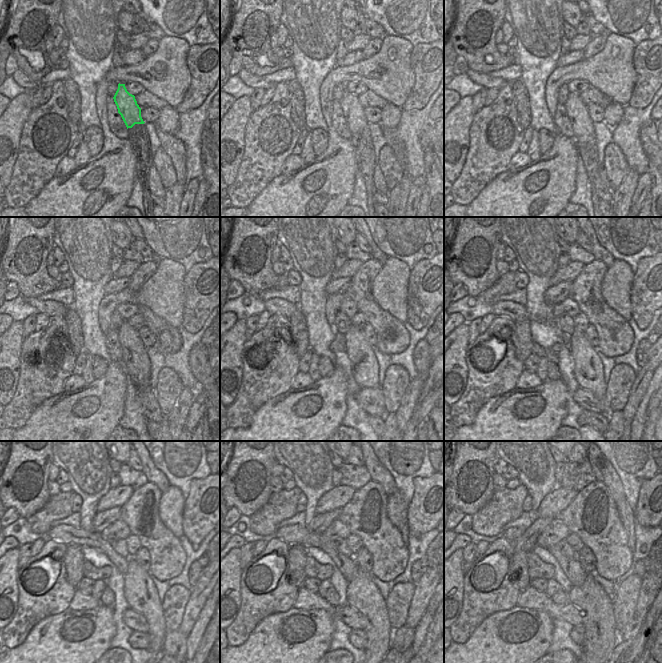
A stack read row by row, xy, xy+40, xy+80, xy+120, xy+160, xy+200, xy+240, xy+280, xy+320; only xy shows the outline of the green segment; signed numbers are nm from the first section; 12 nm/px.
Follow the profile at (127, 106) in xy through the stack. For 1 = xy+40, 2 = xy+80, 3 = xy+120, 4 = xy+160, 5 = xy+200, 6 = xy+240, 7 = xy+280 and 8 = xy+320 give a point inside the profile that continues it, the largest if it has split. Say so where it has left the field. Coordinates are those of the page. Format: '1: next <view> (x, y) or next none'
1: next xy+40 (353, 111)
2: next xy+80 (583, 129)
3: next xy+120 (134, 353)
4: next xy+160 (364, 366)
5: next xy+200 (588, 369)
6: next xy+240 (141, 595)
7: next xy+280 (362, 594)
8: next xy+320 (601, 633)

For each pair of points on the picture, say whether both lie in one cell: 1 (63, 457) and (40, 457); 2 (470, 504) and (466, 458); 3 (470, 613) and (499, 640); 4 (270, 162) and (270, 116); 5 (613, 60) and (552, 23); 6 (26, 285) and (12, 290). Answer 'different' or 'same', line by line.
1: different
2: same
3: different
4: same
5: different
6: different

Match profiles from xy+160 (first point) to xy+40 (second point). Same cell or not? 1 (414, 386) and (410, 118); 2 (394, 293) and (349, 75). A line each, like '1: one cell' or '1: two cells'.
1: two cells
2: one cell

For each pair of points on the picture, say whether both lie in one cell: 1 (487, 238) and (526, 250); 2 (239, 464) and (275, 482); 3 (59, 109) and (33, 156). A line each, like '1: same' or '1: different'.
1: different
2: different
3: same

